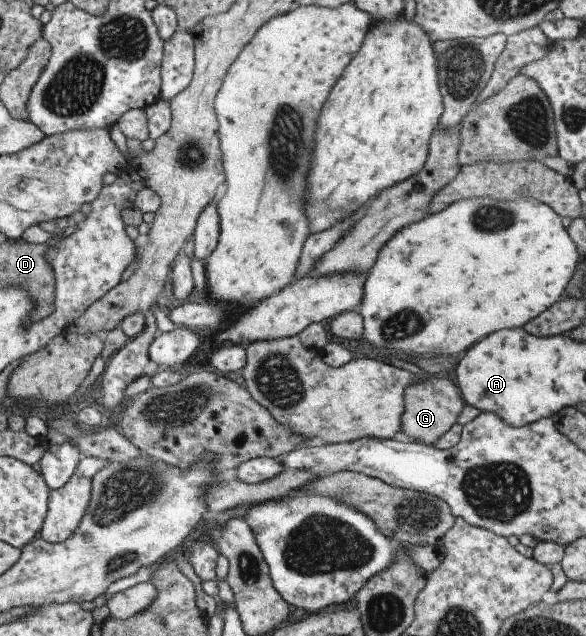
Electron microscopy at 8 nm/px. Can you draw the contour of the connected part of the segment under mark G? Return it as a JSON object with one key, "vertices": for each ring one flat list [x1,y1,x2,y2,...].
{"vertices":[[431,374,431,376,425,381,418,380,404,390,404,407,399,419,398,436,413,443,423,443,433,447,437,439,456,422,465,402,460,397,457,386,453,386,446,374]]}

